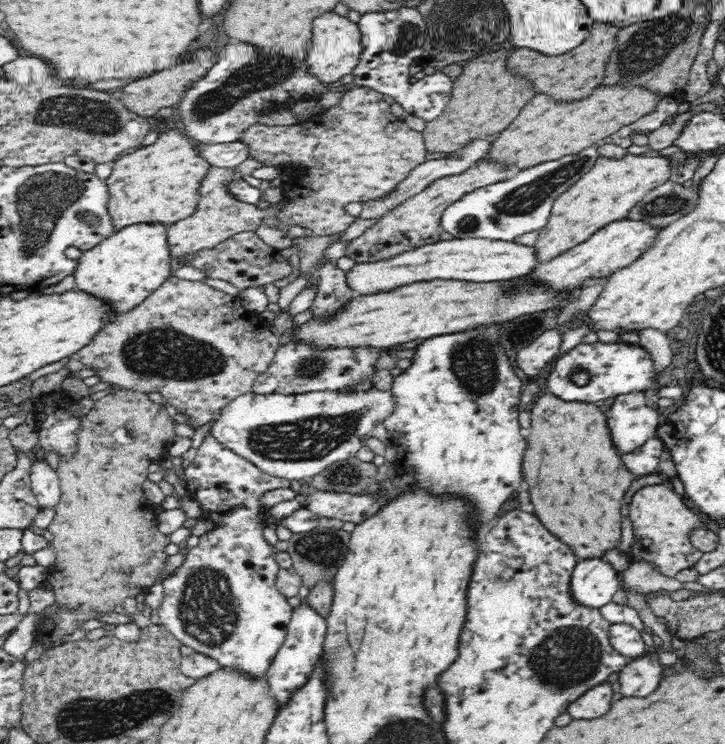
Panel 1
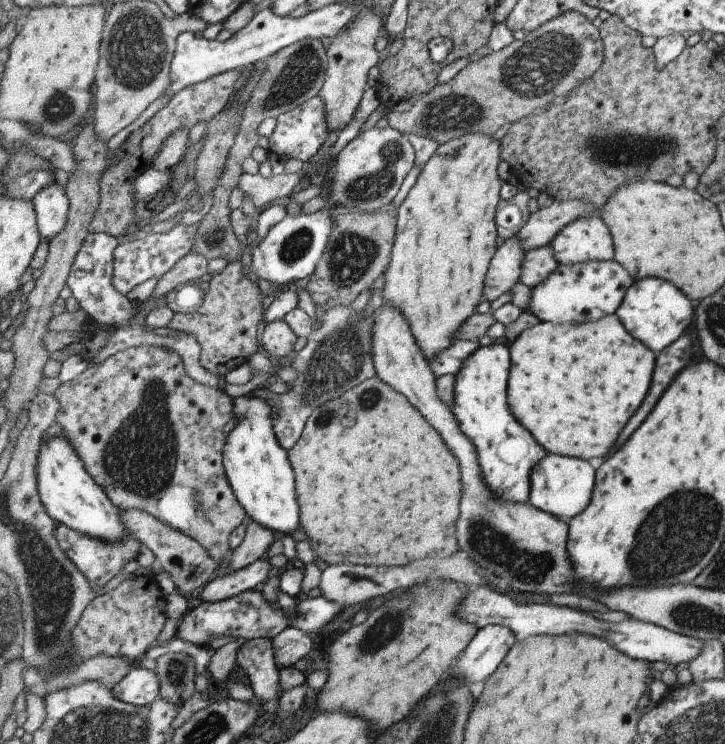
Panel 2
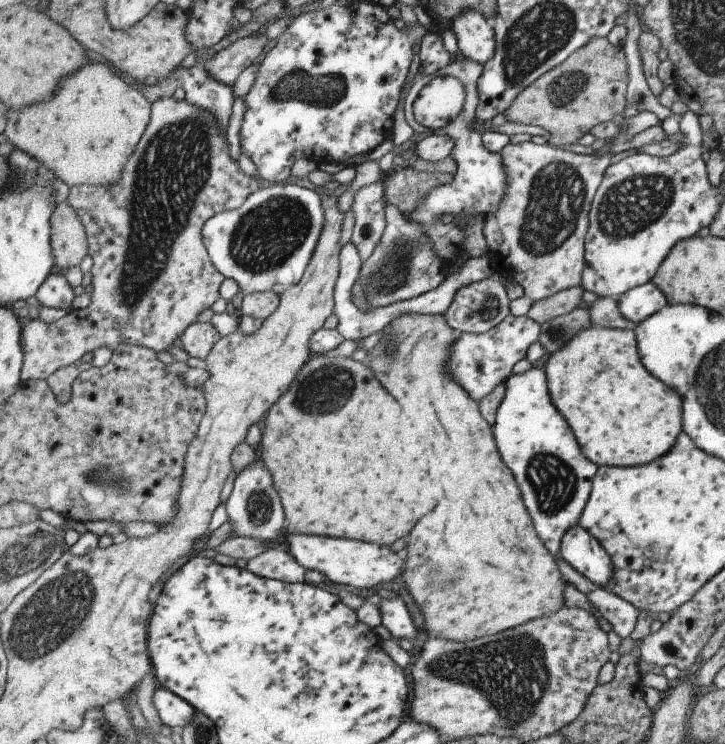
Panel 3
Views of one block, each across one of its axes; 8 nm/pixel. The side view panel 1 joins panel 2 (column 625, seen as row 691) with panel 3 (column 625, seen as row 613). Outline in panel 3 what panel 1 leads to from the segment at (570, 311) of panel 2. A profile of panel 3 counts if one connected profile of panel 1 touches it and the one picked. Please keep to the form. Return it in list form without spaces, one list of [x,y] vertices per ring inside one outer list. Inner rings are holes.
[[[647,281],[622,294],[618,301],[621,314],[637,325],[663,309],[667,297],[652,281]]]

